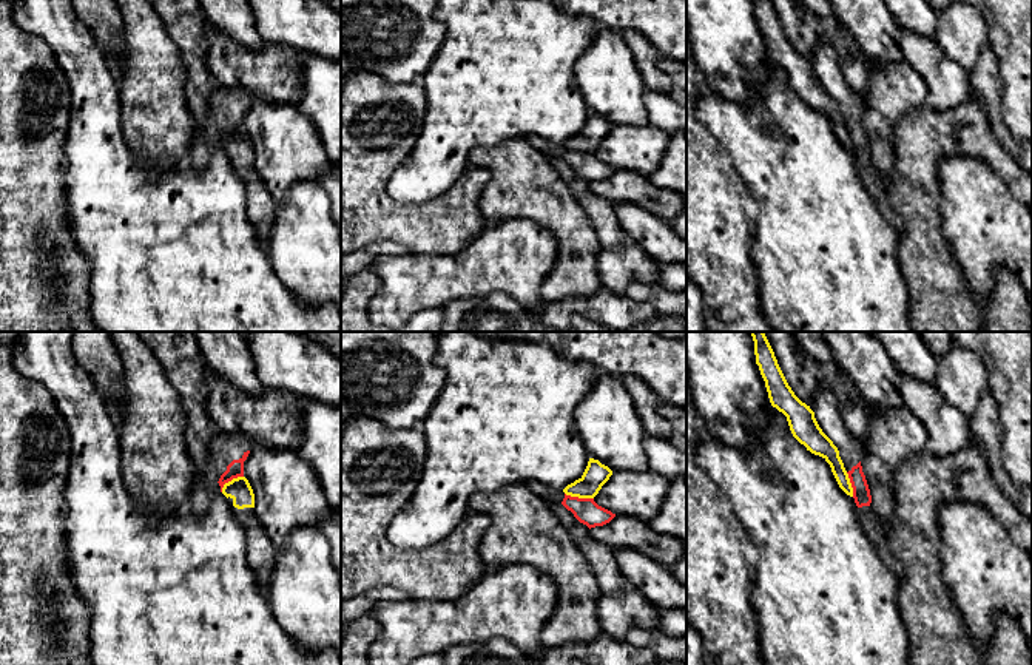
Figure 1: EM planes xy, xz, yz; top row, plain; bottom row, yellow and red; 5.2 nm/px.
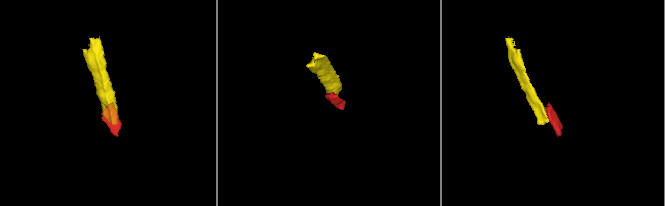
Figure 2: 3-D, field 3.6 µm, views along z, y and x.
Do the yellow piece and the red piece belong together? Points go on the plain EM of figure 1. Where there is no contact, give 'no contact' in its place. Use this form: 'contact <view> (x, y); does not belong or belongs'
contact xz (579, 151); does not belong

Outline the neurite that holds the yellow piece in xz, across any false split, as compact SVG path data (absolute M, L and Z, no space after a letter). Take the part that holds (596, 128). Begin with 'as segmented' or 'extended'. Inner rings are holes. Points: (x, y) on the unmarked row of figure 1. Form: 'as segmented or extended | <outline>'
as segmented | M589 113L583 130L568 139L563 147L578 153L594 153L602 140L609 134L612 125L599 114Z

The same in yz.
as segmented | M754 0L754 9L771 60L787 71L793 91L804 99L807 105L822 111L830 119L839 142L853 151L853 142L838 102L822 86L810 60L802 57L788 40L771 0Z

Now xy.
extended | M238 131L224 139L222 148L247 188L247 216L265 245L276 218L278 204L258 173L253 143L245 131Z

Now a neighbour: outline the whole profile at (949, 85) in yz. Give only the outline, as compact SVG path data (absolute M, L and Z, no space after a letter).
M899 28L898 43L902 59L921 74L929 86L926 105L930 110L950 110L973 96L969 73L949 59L935 42Z

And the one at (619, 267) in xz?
M632 241L602 248L597 265L602 285L625 296L636 282L660 285L657 281L657 262Z

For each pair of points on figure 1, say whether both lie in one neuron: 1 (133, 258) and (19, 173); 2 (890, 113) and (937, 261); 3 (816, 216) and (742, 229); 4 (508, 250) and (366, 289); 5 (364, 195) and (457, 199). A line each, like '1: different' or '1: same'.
1: different
2: different
3: different
4: different
5: same

